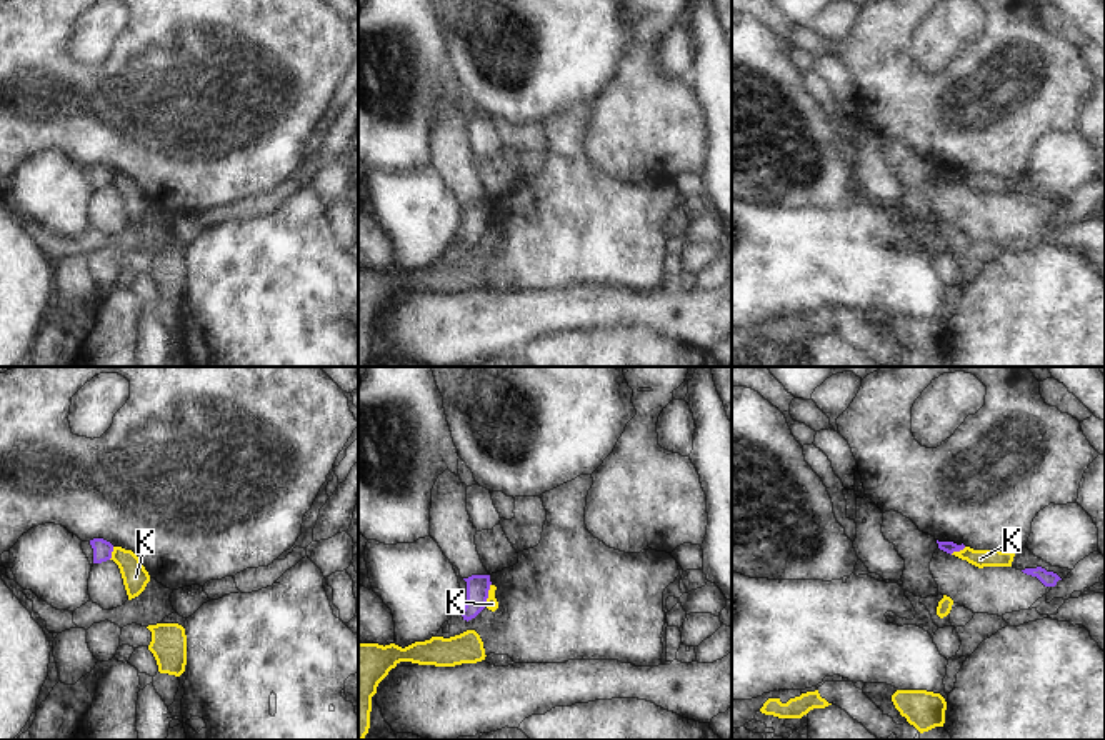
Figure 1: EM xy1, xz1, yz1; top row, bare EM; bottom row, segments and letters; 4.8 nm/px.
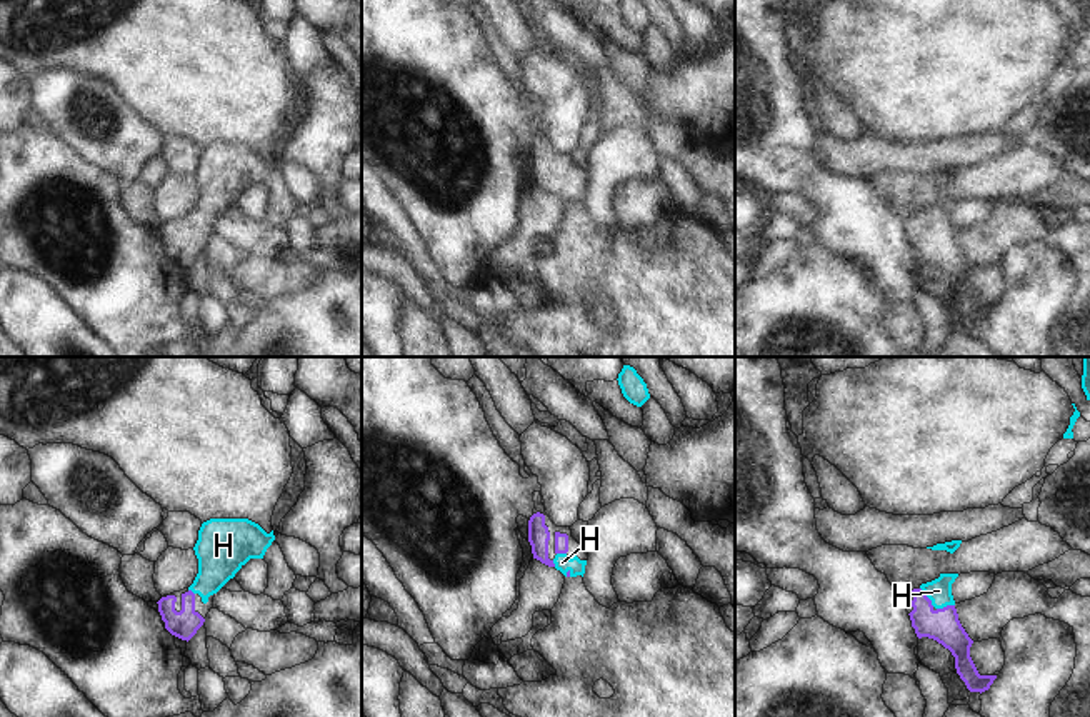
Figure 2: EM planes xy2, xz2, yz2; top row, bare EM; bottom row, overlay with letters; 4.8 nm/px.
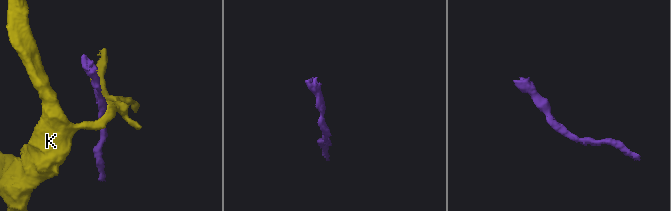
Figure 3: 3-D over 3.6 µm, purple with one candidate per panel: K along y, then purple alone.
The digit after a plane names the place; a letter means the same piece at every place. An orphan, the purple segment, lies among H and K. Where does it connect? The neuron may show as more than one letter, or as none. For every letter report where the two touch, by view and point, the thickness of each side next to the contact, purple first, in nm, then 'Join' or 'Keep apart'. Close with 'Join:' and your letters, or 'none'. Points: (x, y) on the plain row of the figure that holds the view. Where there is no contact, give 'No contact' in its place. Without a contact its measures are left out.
H: Touches purple at yz2 (927, 224). Thickness 160 nm (purple) against 120 nm. Join
K: Touches purple at xz1 (487, 222). Thickness 110 nm (purple) against 60 nm. Keep apart
Join: H.

